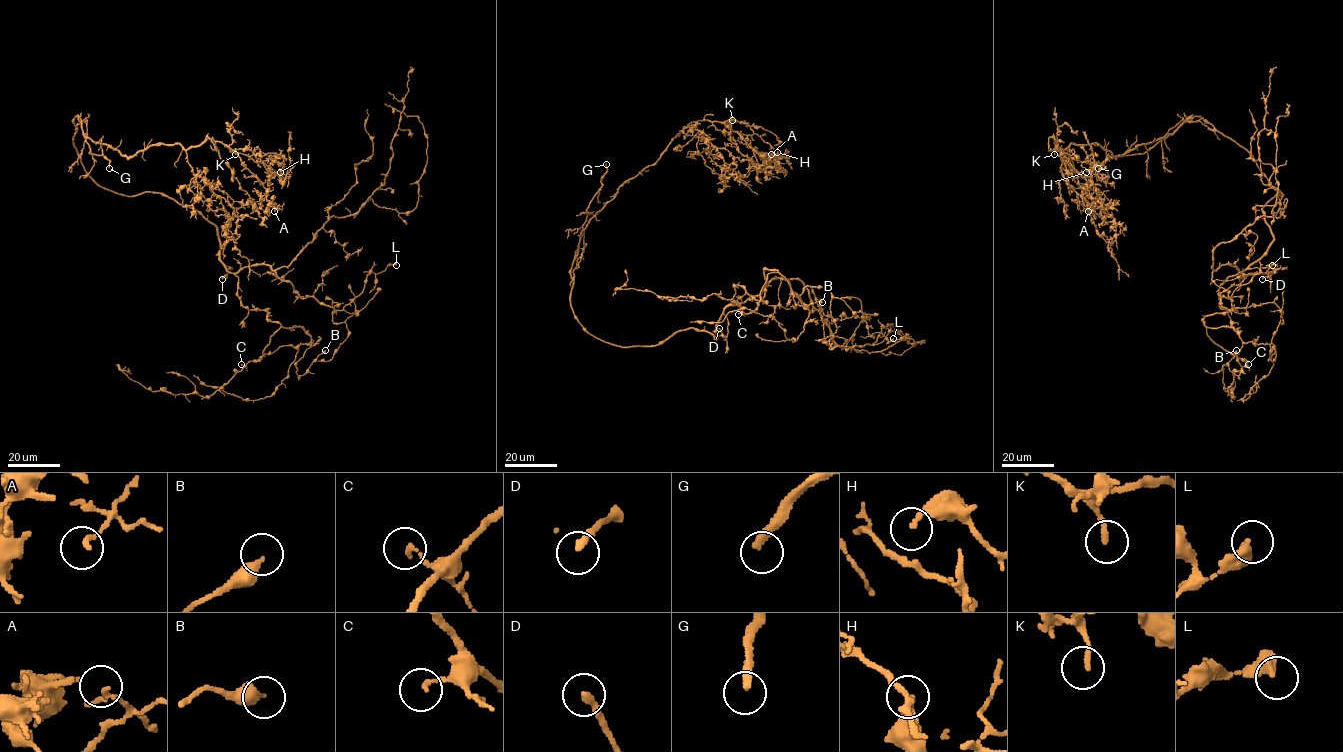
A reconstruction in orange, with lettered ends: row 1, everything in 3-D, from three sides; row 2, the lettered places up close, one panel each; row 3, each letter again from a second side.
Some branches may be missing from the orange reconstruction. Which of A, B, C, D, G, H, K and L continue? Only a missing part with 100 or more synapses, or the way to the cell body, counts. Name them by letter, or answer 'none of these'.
G, K

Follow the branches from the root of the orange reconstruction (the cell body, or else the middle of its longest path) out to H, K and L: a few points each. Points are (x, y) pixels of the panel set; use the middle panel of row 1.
H: (651, 345), (602, 341), (573, 313), (586, 225), (692, 122), (745, 134), (773, 168), (781, 167), (777, 152)
K: (651, 345), (611, 344), (578, 322), (570, 293), (584, 230), (618, 188), (652, 165), (690, 123), (732, 120)
L: (651, 345), (690, 328), (716, 339), (723, 311), (772, 278), (858, 298), (868, 333), (893, 338)

